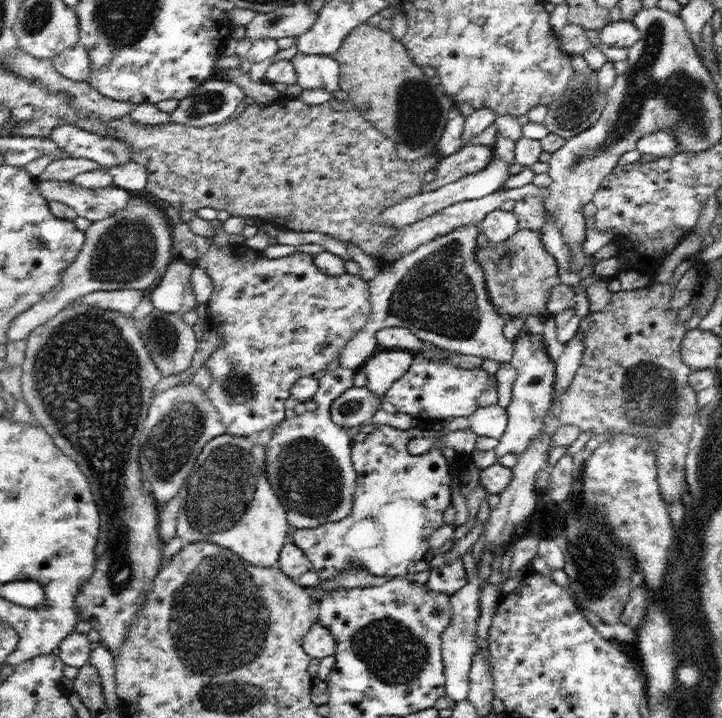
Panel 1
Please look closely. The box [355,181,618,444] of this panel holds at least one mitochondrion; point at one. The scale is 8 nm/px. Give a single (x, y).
(435, 295)

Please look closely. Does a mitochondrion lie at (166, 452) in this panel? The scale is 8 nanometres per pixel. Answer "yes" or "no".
yes

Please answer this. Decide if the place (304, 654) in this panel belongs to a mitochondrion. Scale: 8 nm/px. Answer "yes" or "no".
no

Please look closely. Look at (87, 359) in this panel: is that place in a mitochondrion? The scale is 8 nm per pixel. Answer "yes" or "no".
yes

